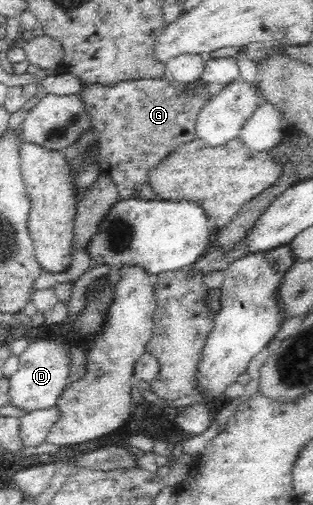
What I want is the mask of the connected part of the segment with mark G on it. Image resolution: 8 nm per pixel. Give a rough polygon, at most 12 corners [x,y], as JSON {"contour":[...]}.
{"contour":[[161,78],[78,97],[97,132],[98,162],[136,198],[149,170],[195,140],[211,98]]}

